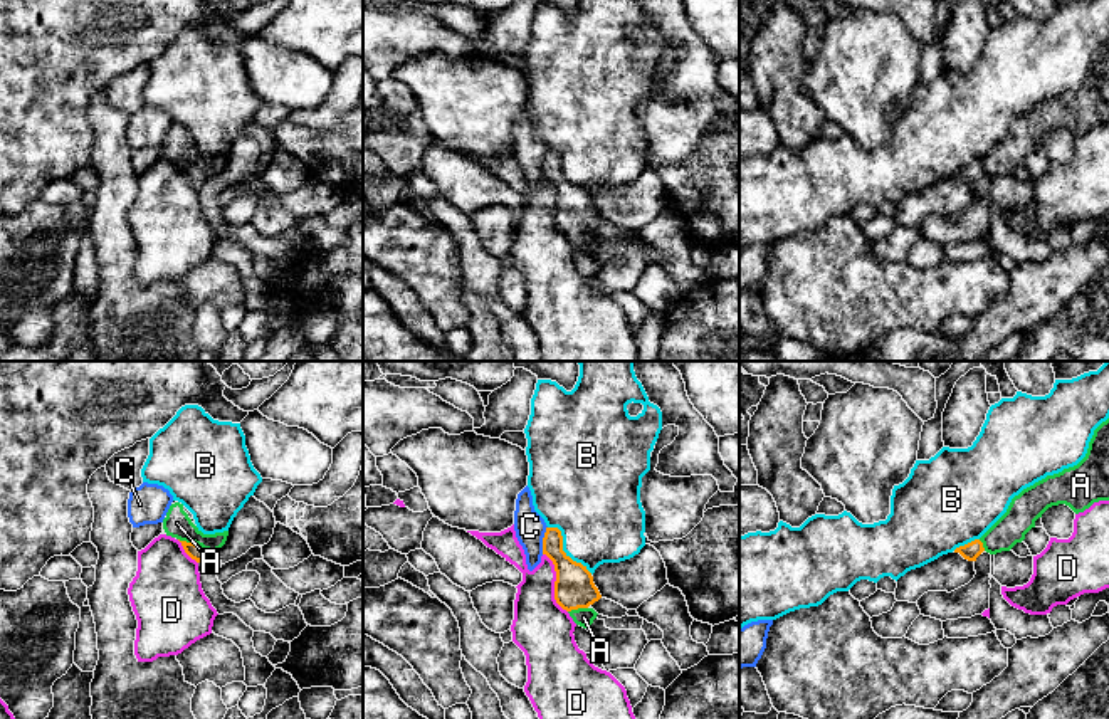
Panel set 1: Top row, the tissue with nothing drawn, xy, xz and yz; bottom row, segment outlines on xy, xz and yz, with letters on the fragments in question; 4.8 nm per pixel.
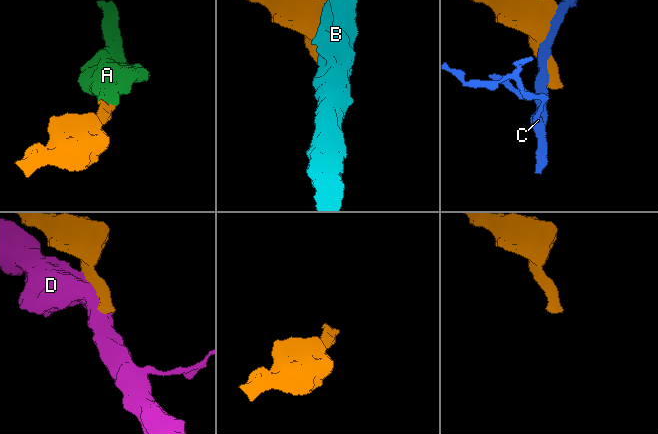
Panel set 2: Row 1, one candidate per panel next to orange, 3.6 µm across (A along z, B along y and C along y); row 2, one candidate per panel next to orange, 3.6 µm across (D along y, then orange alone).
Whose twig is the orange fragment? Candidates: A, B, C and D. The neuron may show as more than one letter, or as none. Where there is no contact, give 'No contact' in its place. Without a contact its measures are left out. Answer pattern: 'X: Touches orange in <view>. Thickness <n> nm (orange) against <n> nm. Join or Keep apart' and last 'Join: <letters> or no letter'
A: Touches orange in xy. Thickness 70 nm (orange) against 130 nm. Join
B: Touches orange in xz. Thickness 190 nm (orange) against 420 nm. Keep apart
C: Touches orange in xz. Thickness 180 nm (orange) against 150 nm. Keep apart
D: Touches orange in xz. Thickness 190 nm (orange) against 280 nm. Keep apart
Join: A

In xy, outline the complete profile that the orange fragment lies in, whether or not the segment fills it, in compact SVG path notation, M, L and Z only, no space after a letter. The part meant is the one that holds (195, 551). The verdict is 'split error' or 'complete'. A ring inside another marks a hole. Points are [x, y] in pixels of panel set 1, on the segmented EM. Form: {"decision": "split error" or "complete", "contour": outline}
{"decision": "split error", "contour": "M175 502L170 506L163 519L166 536L176 538L185 553L200 563L208 553L220 549L229 536L229 531L203 534L183 511L183 504Z"}

